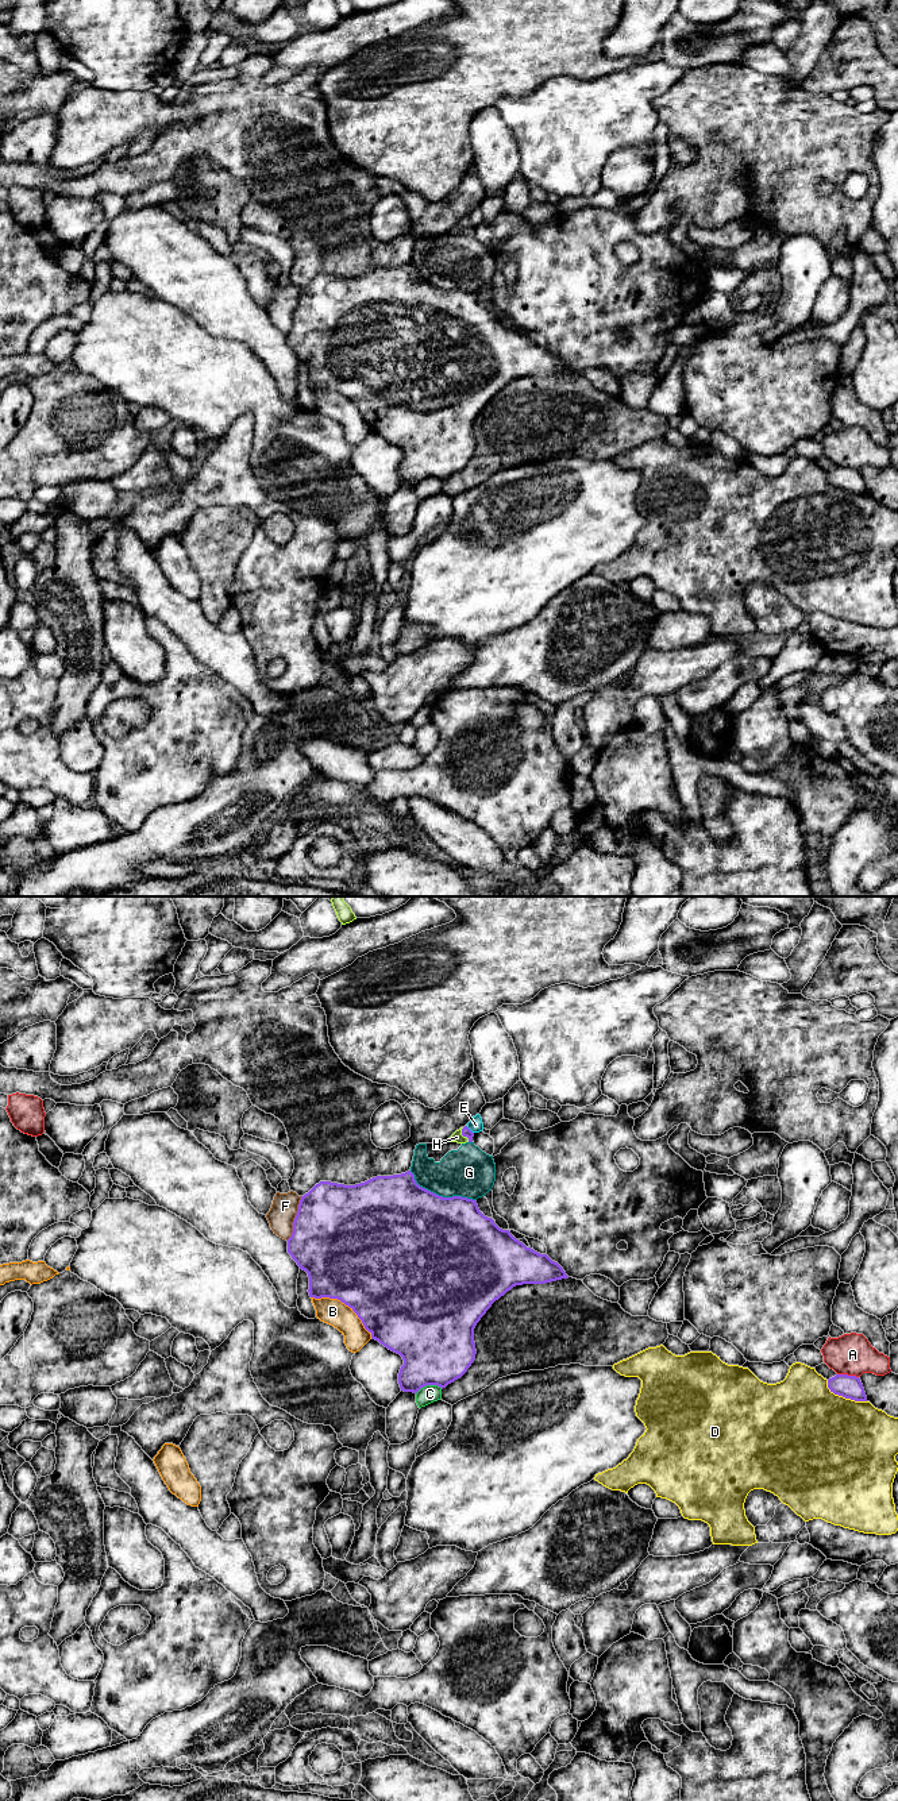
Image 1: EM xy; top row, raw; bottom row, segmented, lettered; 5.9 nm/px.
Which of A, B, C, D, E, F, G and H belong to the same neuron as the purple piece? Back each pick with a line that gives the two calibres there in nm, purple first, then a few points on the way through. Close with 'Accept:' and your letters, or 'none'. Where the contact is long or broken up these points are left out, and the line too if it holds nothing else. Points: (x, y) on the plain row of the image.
H: 60/60 nm | across xy (466, 224), (463, 228), (457, 230)
Accept: H

